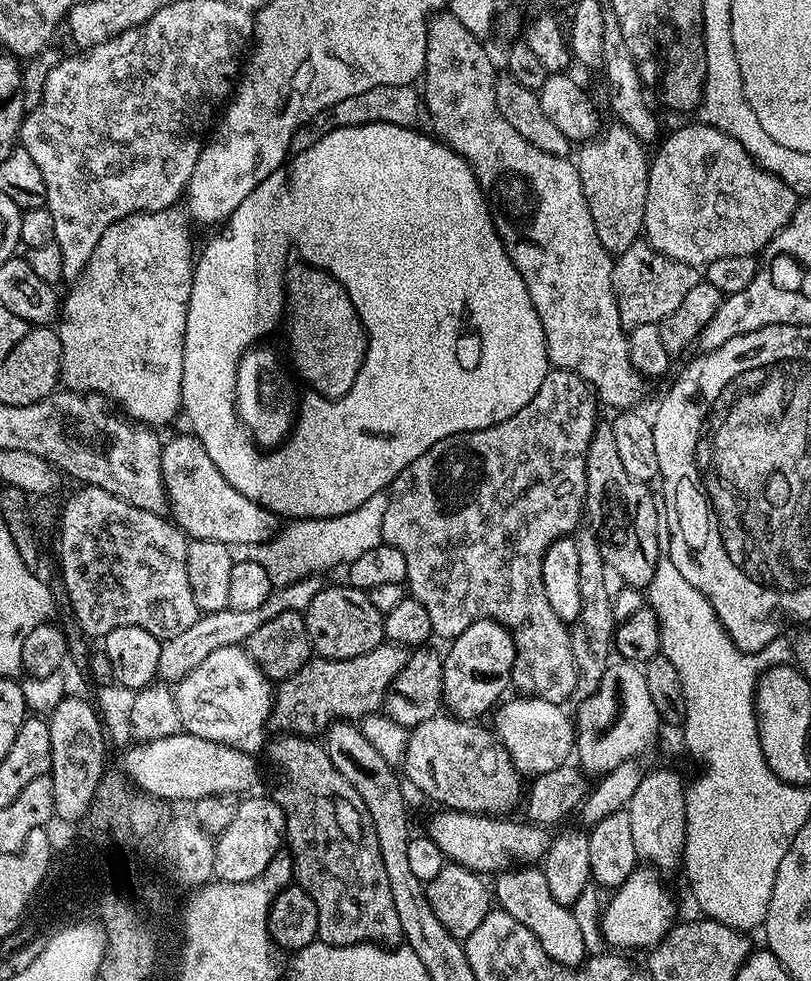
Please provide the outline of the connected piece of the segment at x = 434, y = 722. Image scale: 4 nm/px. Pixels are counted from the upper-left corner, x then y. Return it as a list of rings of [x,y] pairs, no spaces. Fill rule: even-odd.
[[[438,714],[426,722],[411,729],[408,734],[408,745],[404,751],[402,772],[407,783],[417,788],[424,796],[437,800],[437,805],[454,812],[478,812],[493,818],[501,814],[512,814],[522,804],[522,772],[512,761],[500,738],[491,727],[479,728],[479,723],[471,720],[461,720],[451,714]]]

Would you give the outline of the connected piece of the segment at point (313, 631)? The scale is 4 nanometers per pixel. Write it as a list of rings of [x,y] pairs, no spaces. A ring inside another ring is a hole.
[[[321,587],[320,592],[314,594],[314,602],[310,602],[302,614],[313,653],[326,660],[349,660],[365,656],[370,654],[370,650],[385,643],[384,613],[374,607],[374,602],[370,602],[365,589],[343,587]]]

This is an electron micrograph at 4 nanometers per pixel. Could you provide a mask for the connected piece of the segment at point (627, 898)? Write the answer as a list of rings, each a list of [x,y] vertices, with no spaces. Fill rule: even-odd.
[[[640,866],[633,871],[626,882],[622,882],[619,888],[611,893],[612,896],[607,897],[606,903],[603,905],[600,913],[600,934],[605,945],[614,947],[616,950],[624,950],[620,948],[644,948],[643,950],[651,949],[653,946],[660,943],[668,931],[673,926],[676,916],[676,904],[672,901],[670,893],[664,889],[664,884],[656,876],[657,873],[651,867]]]

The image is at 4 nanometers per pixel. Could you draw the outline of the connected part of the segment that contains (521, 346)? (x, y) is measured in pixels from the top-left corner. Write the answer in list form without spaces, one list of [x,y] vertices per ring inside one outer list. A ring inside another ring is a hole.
[[[363,124],[327,132],[322,138],[318,138],[318,142],[314,142],[314,146],[295,153],[287,161],[286,167],[274,170],[274,174],[267,176],[254,191],[246,194],[242,206],[238,206],[238,210],[234,210],[234,214],[219,229],[221,232],[201,252],[199,249],[195,257],[182,358],[182,416],[183,419],[188,419],[188,424],[192,427],[189,428],[191,435],[196,436],[202,446],[206,446],[206,454],[210,454],[210,458],[218,466],[218,474],[222,474],[222,478],[226,478],[226,482],[230,482],[230,486],[234,486],[238,494],[258,502],[276,513],[277,517],[329,520],[335,516],[359,513],[366,498],[374,498],[374,494],[385,491],[396,476],[402,474],[402,470],[406,470],[406,466],[410,466],[414,458],[426,454],[430,446],[451,436],[459,436],[462,432],[473,432],[498,422],[506,422],[506,418],[518,414],[518,410],[522,410],[522,406],[526,406],[530,398],[538,394],[538,386],[542,386],[550,371],[548,347],[538,310],[534,310],[534,302],[530,298],[530,290],[526,290],[522,274],[518,274],[514,262],[510,262],[510,254],[506,254],[492,221],[488,202],[484,199],[476,175],[472,173],[472,167],[447,144],[428,136],[423,136],[416,128],[403,128],[393,124]],[[260,244],[281,244],[288,248],[288,260],[280,256],[276,264],[272,264],[271,258],[260,249]],[[298,270],[306,270],[306,274],[320,274],[334,282],[342,290],[342,294],[349,295],[350,302],[361,319],[368,343],[366,364],[358,380],[348,384],[348,391],[341,397],[337,394],[316,394],[312,390],[295,390],[295,419],[290,433],[276,447],[261,447],[248,428],[241,423],[238,413],[238,370],[250,350],[267,349],[265,339],[271,331],[277,329],[278,321],[289,311],[288,291],[297,283],[294,274]]]

